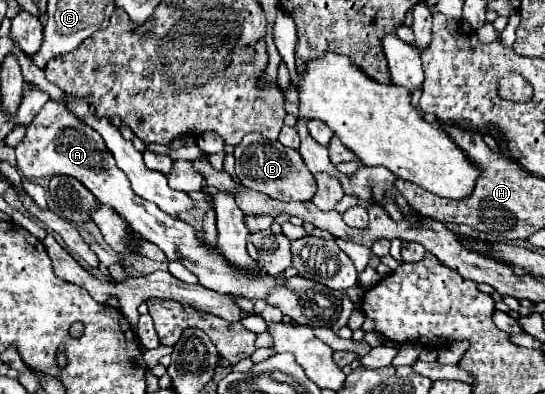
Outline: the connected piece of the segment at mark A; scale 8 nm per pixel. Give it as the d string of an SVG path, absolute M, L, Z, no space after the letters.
M48 100L36 120L26 126L26 136L16 146L16 162L24 178L66 174L80 180L98 198L98 202L114 208L126 220L132 232L162 248L168 254L168 260L180 260L190 272L194 272L204 288L210 288L218 294L236 294L252 300L266 298L268 304L278 306L284 316L290 316L298 324L310 326L326 326L326 312L340 310L342 292L330 290L314 280L294 276L284 282L284 278L274 278L268 274L254 276L234 270L218 250L210 250L204 246L204 240L196 236L190 224L178 218L170 218L156 204L138 198L128 184L128 176L124 176L124 172L116 168L112 154L108 152L108 148L104 148L102 136L54 100Z

